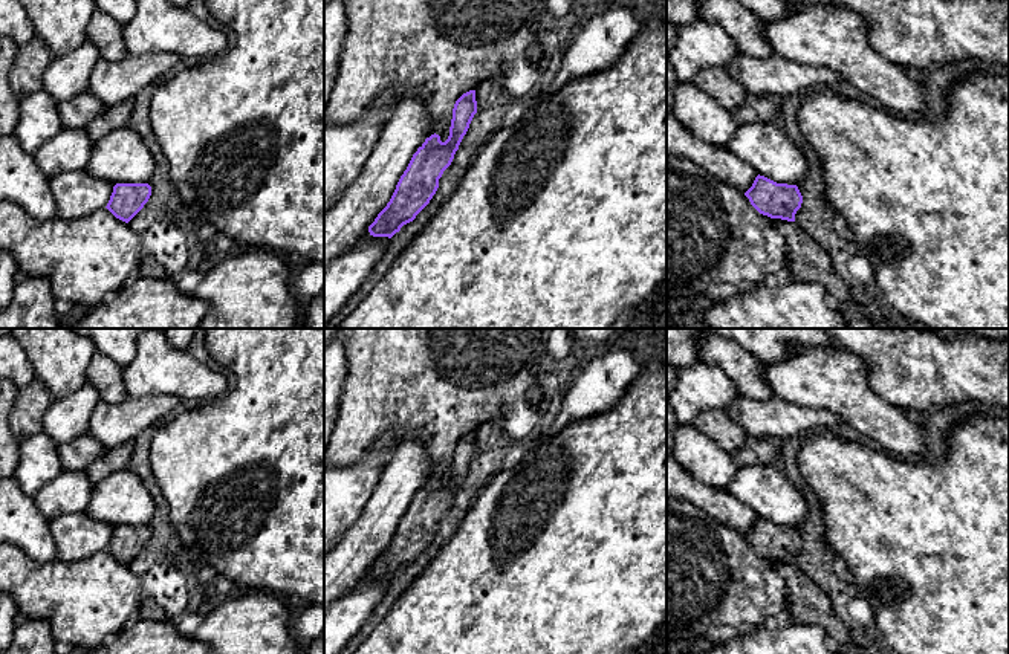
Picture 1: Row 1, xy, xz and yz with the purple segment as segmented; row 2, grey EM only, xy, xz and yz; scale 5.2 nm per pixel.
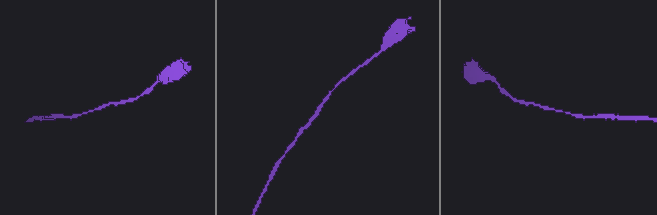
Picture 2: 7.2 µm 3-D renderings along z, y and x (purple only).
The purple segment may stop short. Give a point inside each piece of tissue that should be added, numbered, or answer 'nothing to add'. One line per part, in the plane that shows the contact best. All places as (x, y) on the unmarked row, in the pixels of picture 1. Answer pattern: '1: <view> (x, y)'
nothing to add

